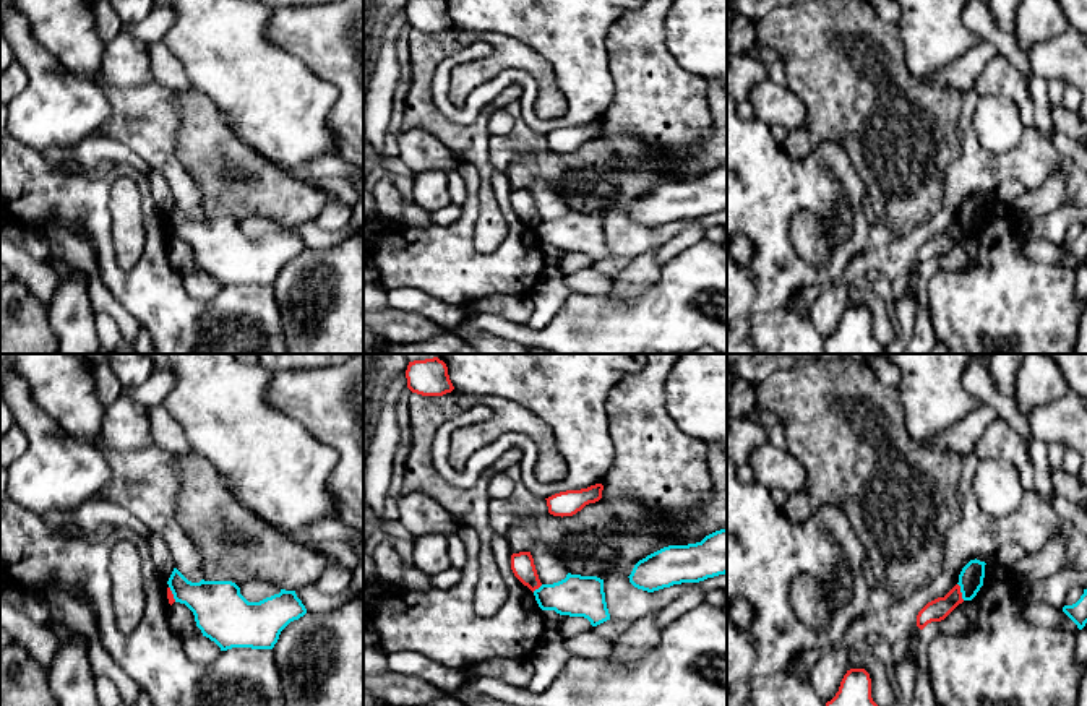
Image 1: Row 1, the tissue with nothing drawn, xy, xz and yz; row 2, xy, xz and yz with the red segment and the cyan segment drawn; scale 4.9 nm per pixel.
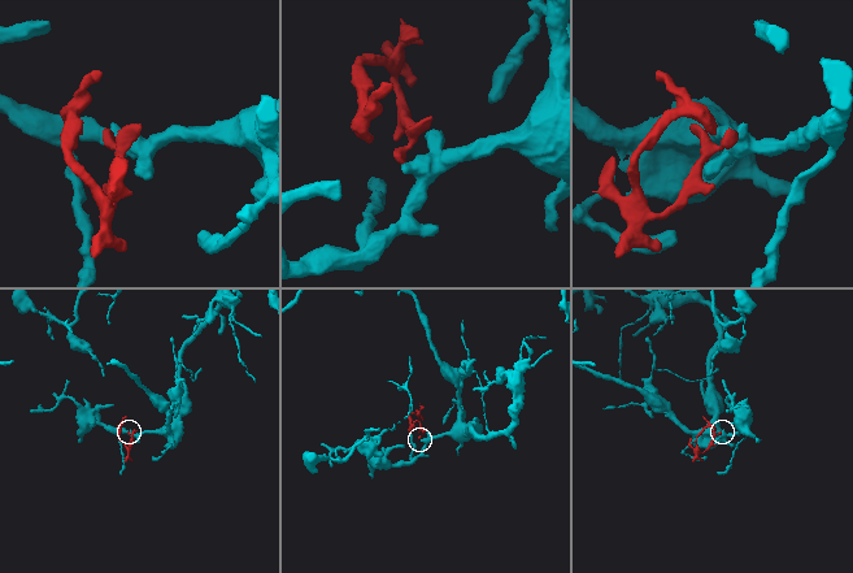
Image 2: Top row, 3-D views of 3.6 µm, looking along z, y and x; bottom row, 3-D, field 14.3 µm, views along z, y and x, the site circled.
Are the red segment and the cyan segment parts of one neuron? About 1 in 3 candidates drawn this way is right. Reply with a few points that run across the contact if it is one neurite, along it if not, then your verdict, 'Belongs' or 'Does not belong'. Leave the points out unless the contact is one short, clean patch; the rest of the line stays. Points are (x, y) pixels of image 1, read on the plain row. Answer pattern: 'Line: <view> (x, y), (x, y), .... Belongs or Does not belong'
Line: yz (958, 219), (964, 236). Does not belong

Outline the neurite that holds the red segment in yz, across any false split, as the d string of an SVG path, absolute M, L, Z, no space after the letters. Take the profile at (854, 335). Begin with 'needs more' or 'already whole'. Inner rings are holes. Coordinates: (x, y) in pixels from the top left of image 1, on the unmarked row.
already whole; M850 305L839 328L826 339L826 354L884 354L871 334L871 315L865 305Z

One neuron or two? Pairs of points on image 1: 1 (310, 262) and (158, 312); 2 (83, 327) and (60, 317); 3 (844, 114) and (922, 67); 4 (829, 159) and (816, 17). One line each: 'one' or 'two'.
1: two
2: one
3: two
4: two

